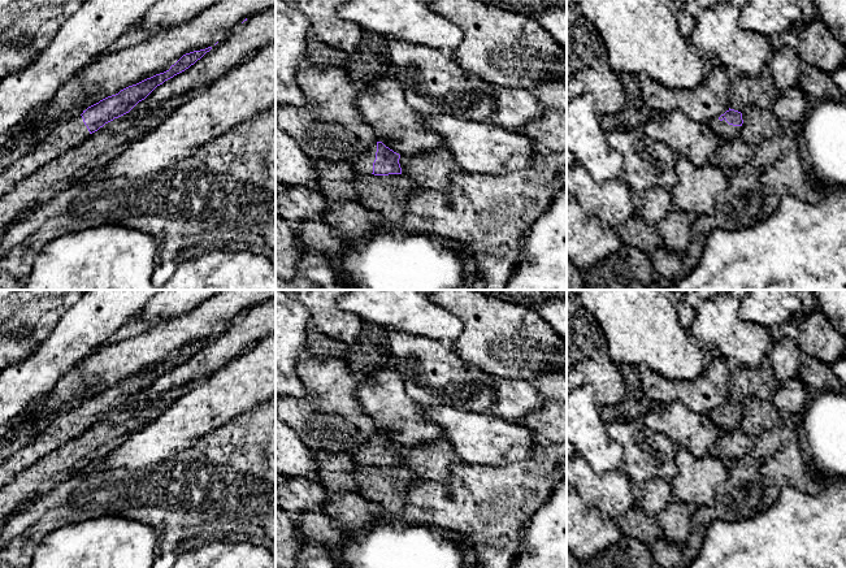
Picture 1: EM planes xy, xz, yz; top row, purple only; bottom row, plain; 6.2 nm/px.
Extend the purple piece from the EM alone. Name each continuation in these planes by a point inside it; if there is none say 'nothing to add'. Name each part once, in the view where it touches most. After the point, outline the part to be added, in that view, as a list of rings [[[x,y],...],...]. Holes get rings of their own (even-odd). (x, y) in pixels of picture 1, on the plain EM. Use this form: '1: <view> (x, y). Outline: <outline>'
1: xz (364, 454). Outline: [[[377,434],[372,435],[366,443],[355,448],[352,452],[355,455],[356,461],[360,465],[372,465],[373,464],[373,454],[376,451]]]

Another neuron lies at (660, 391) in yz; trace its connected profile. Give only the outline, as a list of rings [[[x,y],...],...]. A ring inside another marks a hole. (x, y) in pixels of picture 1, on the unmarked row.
[[[716,355],[694,381],[673,382],[646,367],[639,368],[639,376],[646,398],[655,406],[678,400],[691,412],[711,416],[729,402],[730,361],[720,355]]]

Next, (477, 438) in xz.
[[[426,407],[425,419],[442,429],[457,458],[470,465],[507,465],[532,455],[534,432],[493,413],[454,407]]]

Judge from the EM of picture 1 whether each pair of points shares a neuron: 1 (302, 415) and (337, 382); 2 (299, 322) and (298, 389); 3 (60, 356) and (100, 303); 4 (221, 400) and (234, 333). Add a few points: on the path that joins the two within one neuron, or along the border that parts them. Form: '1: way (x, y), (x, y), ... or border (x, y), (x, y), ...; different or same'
1: way (311, 408), (328, 391); same
2: way (289, 339), (289, 372); same
3: way (69, 343), (95, 315); same
4: border (254, 342), (204, 378); different

